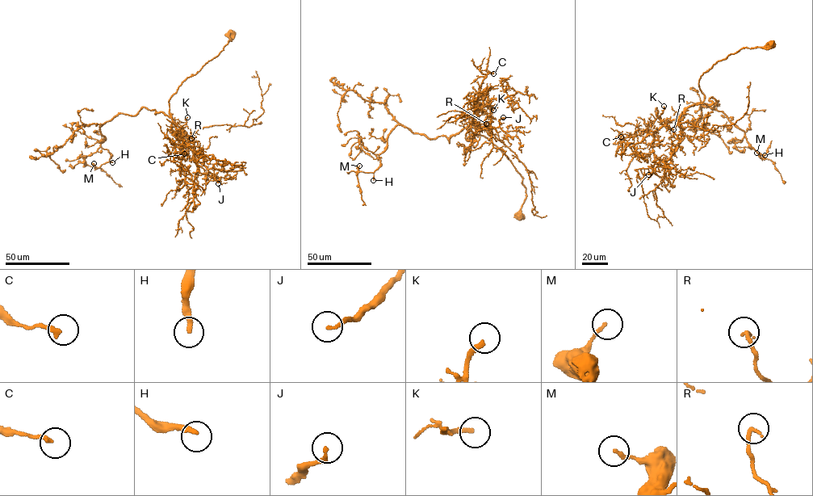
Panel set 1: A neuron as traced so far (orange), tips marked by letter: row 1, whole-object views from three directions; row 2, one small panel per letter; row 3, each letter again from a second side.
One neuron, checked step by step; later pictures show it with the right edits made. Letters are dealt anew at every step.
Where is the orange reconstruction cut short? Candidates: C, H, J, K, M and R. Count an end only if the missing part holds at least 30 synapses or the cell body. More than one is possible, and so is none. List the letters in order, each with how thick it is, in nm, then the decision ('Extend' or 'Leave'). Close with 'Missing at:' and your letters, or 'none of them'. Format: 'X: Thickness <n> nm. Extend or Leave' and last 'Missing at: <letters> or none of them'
C: Thickness 200 nm. Leave
H: Thickness 240 nm. Extend
J: Thickness 190 nm. Leave
K: Thickness 220 nm. Leave
M: Thickness 160 nm. Leave
R: Thickness 190 nm. Leave
Missing at: H

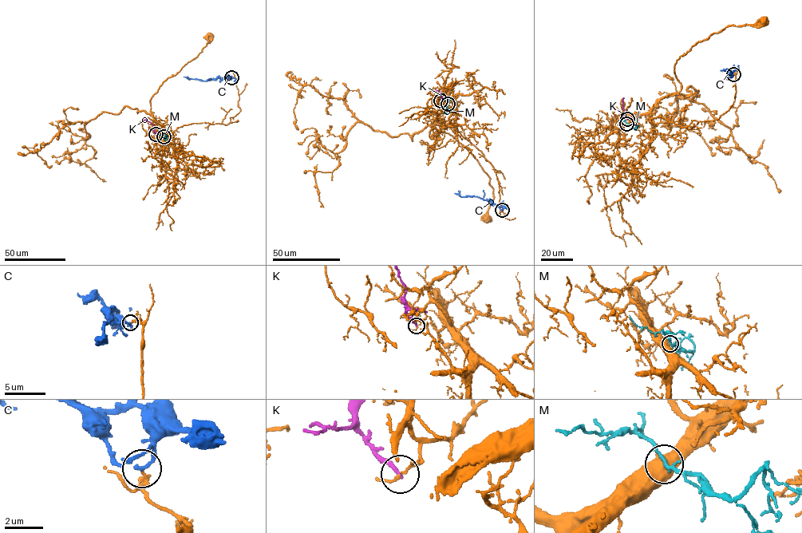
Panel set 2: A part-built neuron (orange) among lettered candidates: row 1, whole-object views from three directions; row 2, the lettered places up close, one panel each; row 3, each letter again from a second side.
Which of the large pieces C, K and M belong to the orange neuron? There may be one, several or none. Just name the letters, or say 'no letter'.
M

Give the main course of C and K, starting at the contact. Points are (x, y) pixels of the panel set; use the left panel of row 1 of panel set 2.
C: (231, 77), (206, 80), (183, 76)
K: (156, 134), (152, 124), (143, 120)

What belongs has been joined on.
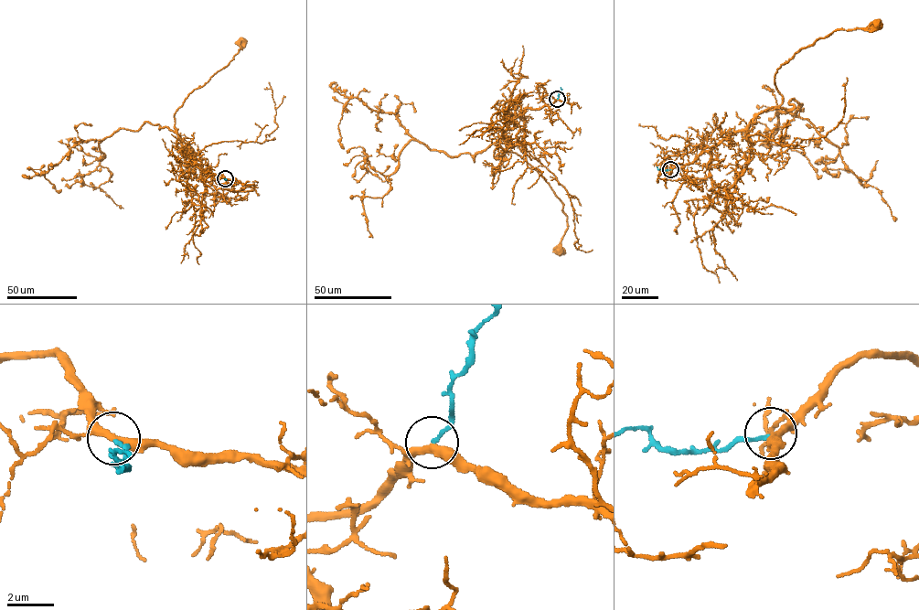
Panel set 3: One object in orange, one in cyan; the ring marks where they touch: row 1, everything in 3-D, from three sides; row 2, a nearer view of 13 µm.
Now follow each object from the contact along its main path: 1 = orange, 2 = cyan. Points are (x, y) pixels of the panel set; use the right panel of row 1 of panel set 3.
1: (670, 169), (692, 163), (763, 111), (778, 106), (782, 96), (774, 74), (801, 48), (836, 29), (876, 25)
2: (670, 169), (662, 170), (657, 166)

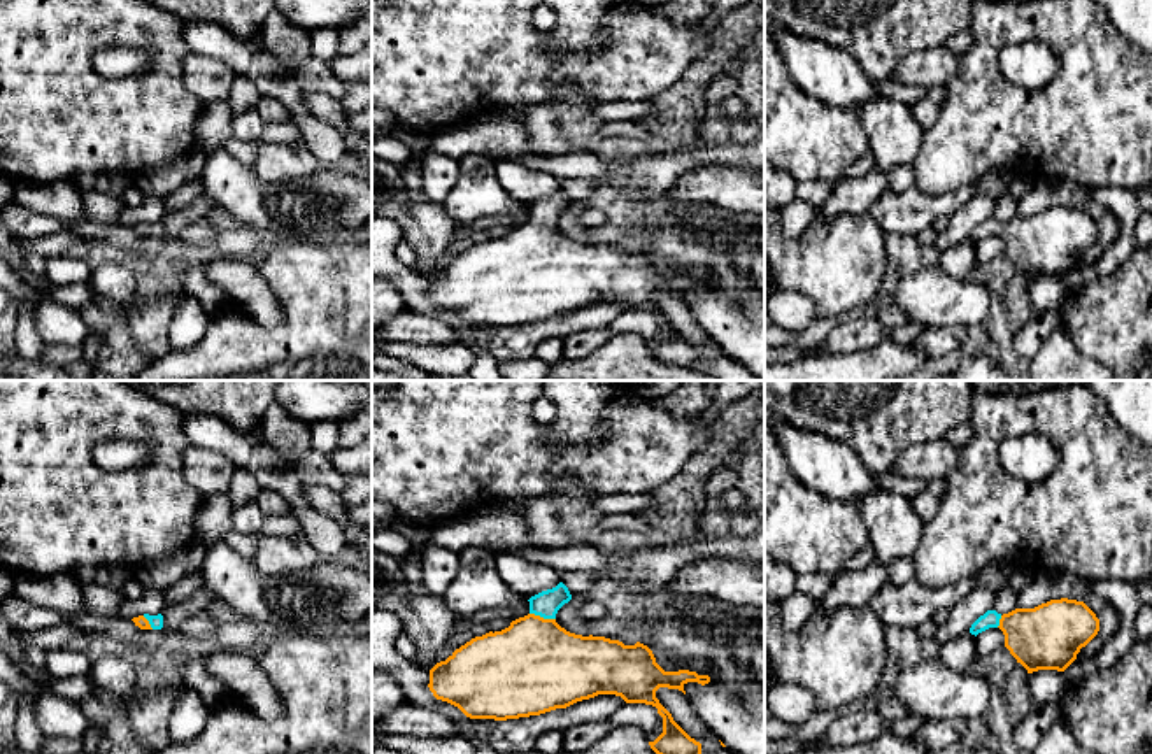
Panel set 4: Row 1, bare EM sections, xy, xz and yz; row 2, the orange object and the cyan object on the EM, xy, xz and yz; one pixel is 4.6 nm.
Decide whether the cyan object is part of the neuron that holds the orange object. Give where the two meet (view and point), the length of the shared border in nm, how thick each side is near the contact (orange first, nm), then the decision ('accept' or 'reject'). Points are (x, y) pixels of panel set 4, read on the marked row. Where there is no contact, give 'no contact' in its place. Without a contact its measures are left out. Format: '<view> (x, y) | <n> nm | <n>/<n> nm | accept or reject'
xz (542, 618) | 120 nm | 440/120 nm | accept

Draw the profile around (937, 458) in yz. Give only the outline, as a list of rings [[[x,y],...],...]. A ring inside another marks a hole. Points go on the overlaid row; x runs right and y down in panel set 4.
[[[947,438],[910,445],[898,456],[892,473],[926,482],[947,479],[959,463],[959,452]]]

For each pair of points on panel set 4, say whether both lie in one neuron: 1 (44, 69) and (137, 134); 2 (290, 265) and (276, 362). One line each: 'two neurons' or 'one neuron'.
1: one neuron
2: one neuron

